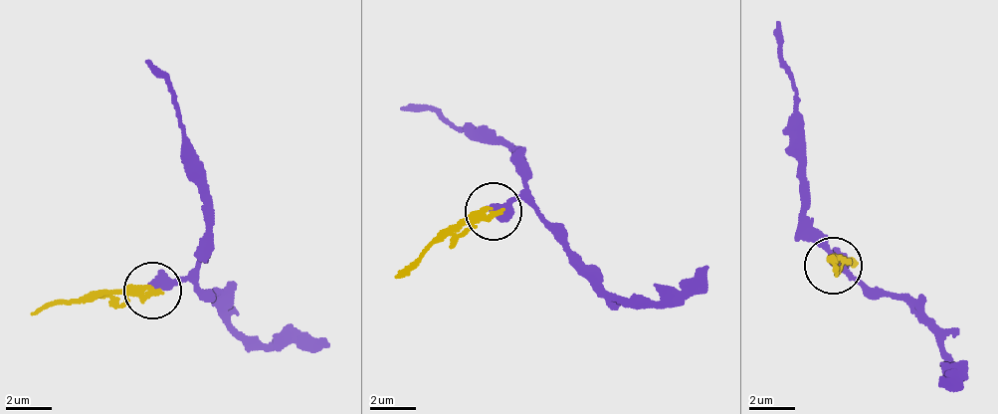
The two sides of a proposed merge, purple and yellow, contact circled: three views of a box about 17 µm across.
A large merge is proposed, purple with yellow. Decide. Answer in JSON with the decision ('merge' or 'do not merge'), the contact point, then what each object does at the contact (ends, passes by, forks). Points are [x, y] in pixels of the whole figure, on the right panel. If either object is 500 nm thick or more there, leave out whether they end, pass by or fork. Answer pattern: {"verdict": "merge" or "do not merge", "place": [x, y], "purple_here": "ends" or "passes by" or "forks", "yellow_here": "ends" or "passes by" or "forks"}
{"verdict": "do not merge", "place": [833, 265]}

